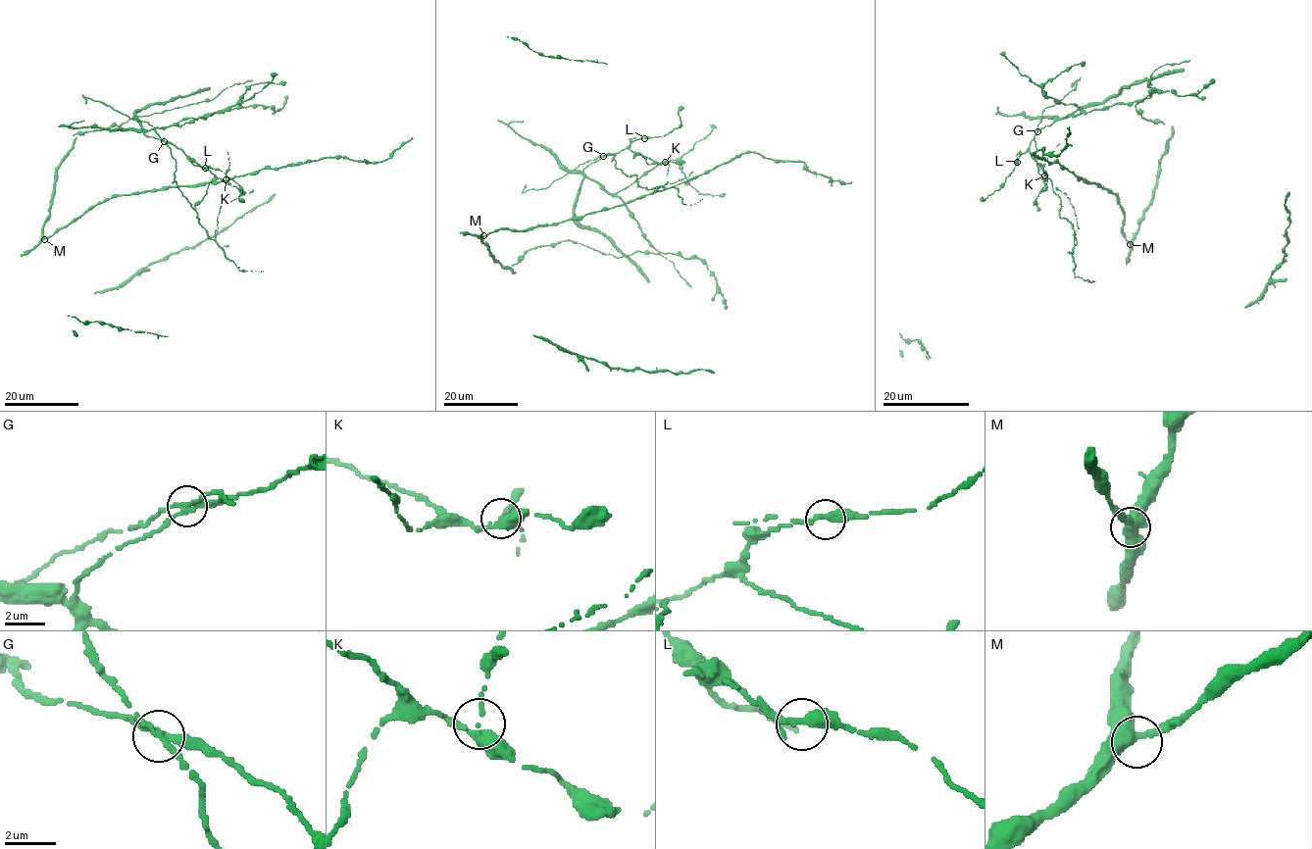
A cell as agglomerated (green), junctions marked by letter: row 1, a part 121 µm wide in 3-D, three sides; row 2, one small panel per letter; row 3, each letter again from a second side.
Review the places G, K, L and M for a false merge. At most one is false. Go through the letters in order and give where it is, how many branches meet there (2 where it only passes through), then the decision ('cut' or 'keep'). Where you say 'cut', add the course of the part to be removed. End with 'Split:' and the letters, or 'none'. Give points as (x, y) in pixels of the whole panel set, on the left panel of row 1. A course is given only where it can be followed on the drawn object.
G: place (164, 141); branches 3; cut; course (164, 141), (176, 160), (176, 183), (208, 236), (239, 271), (263, 272)
K: place (226, 179); branches 3; keep
L: place (205, 168); branches 3; keep
M: place (44, 239); branches 3; keep
Split: G

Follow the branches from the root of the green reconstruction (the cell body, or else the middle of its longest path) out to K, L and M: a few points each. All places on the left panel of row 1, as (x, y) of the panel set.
K: (172, 109), (186, 105), (185, 97), (147, 105), (134, 117), (146, 136), (175, 144), (195, 165), (226, 179)
L: (172, 109), (186, 105), (185, 97), (147, 105), (134, 117), (146, 136), (175, 144), (205, 168)
M: (172, 109), (132, 117), (119, 125), (74, 135), (74, 147), (57, 170), (52, 205), (43, 226), (44, 239)

